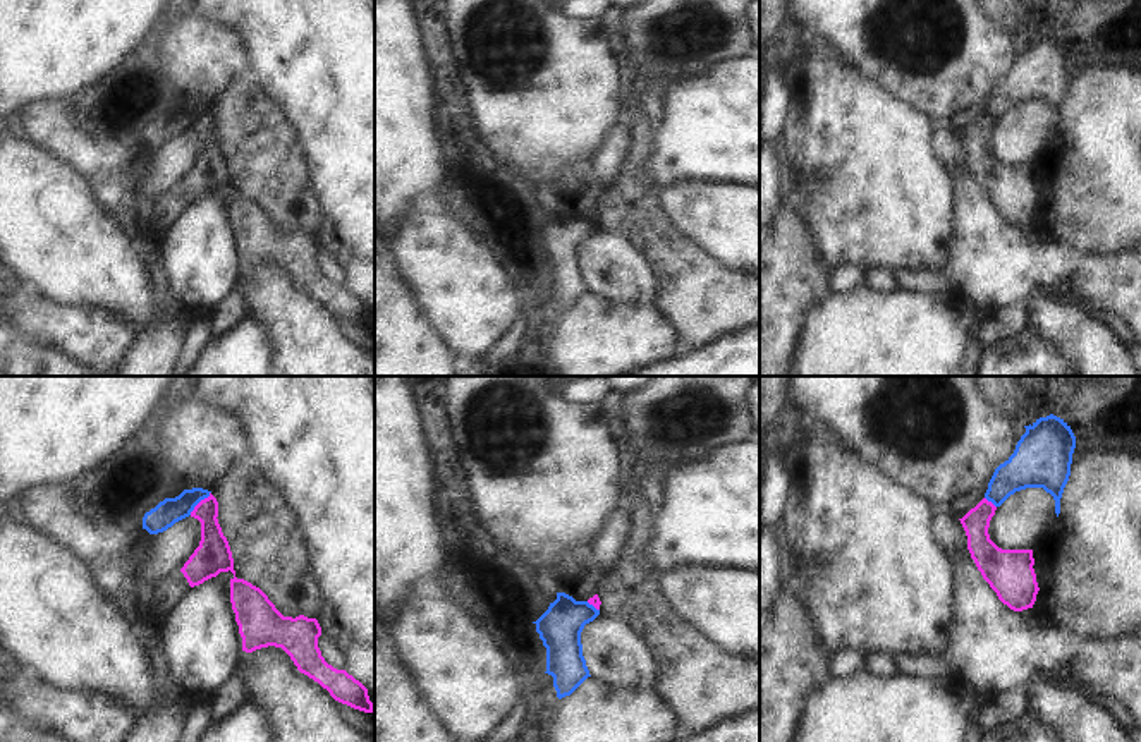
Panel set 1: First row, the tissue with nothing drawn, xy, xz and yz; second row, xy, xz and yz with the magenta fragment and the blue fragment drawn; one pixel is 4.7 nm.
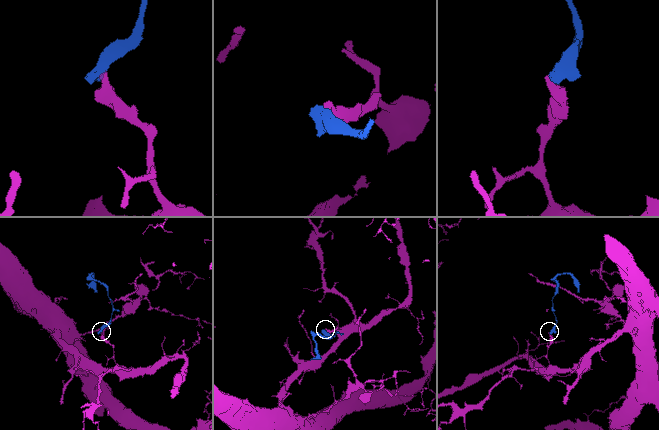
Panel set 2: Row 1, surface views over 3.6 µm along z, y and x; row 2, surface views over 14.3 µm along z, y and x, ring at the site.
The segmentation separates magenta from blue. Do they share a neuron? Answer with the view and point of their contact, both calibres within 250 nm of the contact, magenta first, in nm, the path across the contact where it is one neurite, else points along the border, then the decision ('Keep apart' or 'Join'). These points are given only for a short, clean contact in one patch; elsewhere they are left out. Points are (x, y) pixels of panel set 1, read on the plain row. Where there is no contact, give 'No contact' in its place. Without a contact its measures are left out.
Touches magenta at xy (200, 117). Thickness 160 nm (magenta) against 120 nm. Boundary: xy (210, 107), (189, 129). Keep apart.

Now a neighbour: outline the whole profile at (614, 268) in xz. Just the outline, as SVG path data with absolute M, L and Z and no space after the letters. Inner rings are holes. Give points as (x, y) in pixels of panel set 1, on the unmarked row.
M598 230L581 247L589 290L615 302L658 306L660 280L651 259L617 234Z

